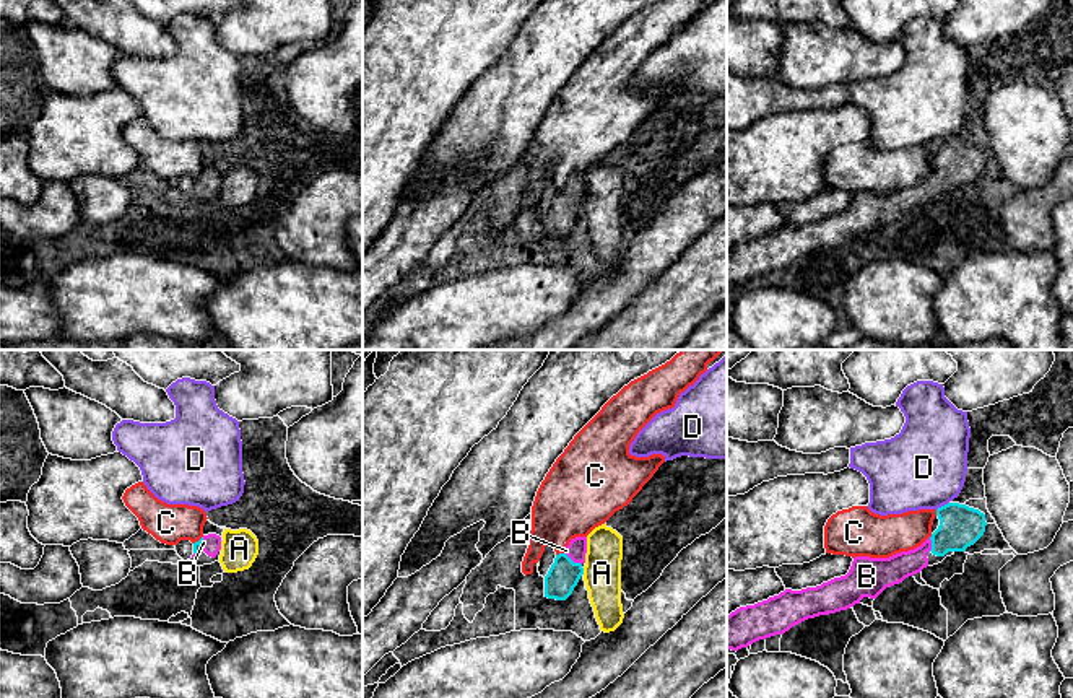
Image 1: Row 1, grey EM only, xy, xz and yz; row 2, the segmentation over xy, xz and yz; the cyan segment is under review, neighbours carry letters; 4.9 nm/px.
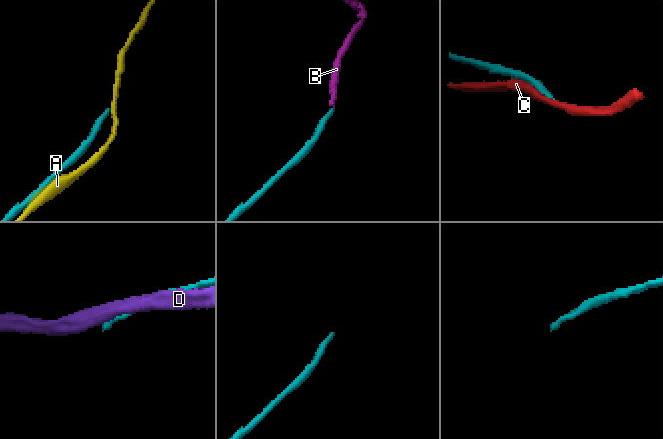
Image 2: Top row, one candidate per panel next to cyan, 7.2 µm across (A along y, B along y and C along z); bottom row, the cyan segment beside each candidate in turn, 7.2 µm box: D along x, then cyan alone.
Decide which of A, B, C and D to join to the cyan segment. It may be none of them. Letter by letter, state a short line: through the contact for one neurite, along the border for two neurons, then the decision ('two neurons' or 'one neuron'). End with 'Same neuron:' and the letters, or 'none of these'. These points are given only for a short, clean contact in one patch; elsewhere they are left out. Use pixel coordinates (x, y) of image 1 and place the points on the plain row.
A: two neurons
B: line xz (563, 212), (571, 196), (576, 186); one neuron
C: two neurons
D: two neurons
Same neuron: B

